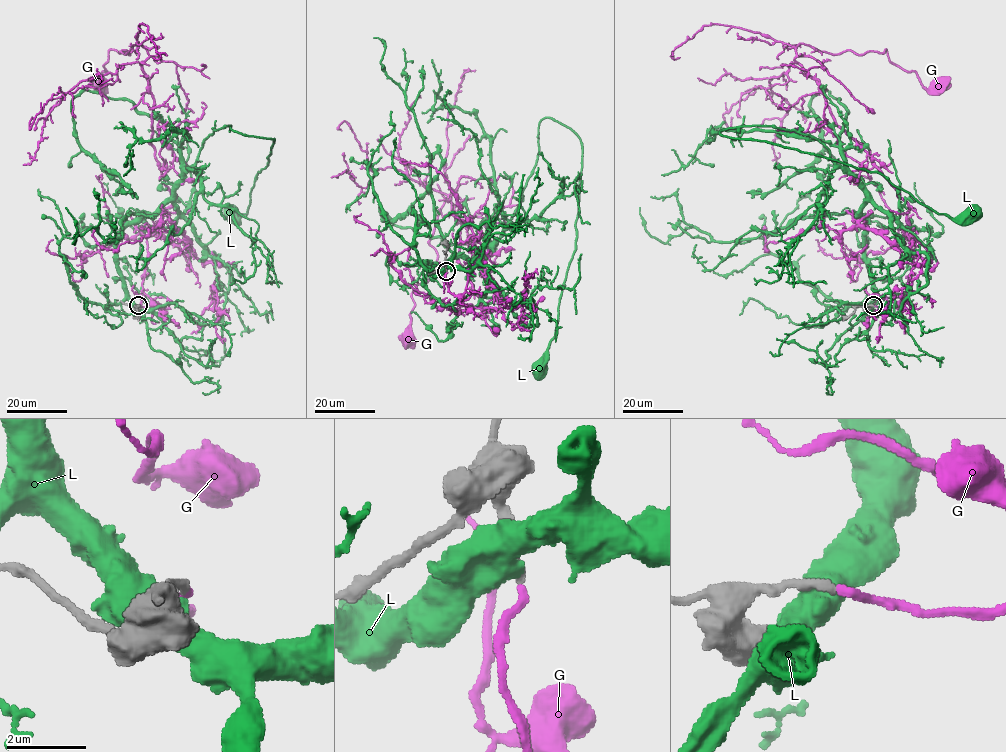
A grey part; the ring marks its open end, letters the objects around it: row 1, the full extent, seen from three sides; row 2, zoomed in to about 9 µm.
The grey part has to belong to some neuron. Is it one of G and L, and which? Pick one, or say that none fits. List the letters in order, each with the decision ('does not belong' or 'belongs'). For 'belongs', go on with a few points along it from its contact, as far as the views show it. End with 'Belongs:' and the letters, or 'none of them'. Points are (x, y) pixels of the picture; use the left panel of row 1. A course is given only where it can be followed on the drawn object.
G: belongs; it runs (138, 306), (150, 306), (147, 239), (172, 197), (150, 144), (145, 48), (111, 49), (100, 87)
L: does not belong
Belongs: G

